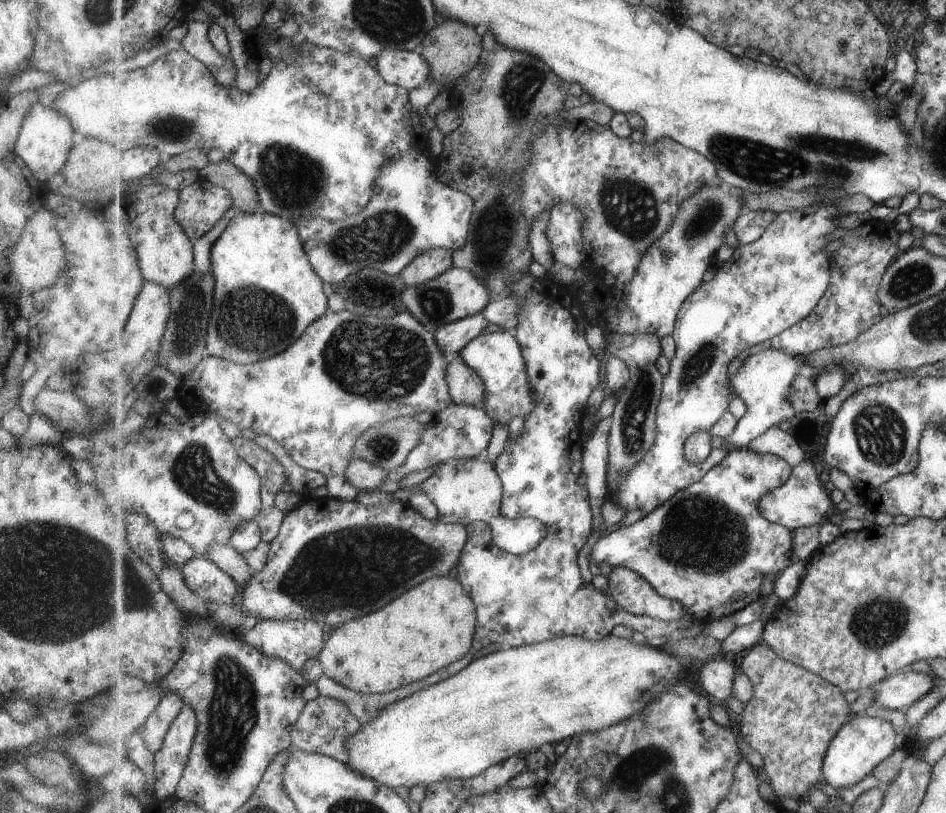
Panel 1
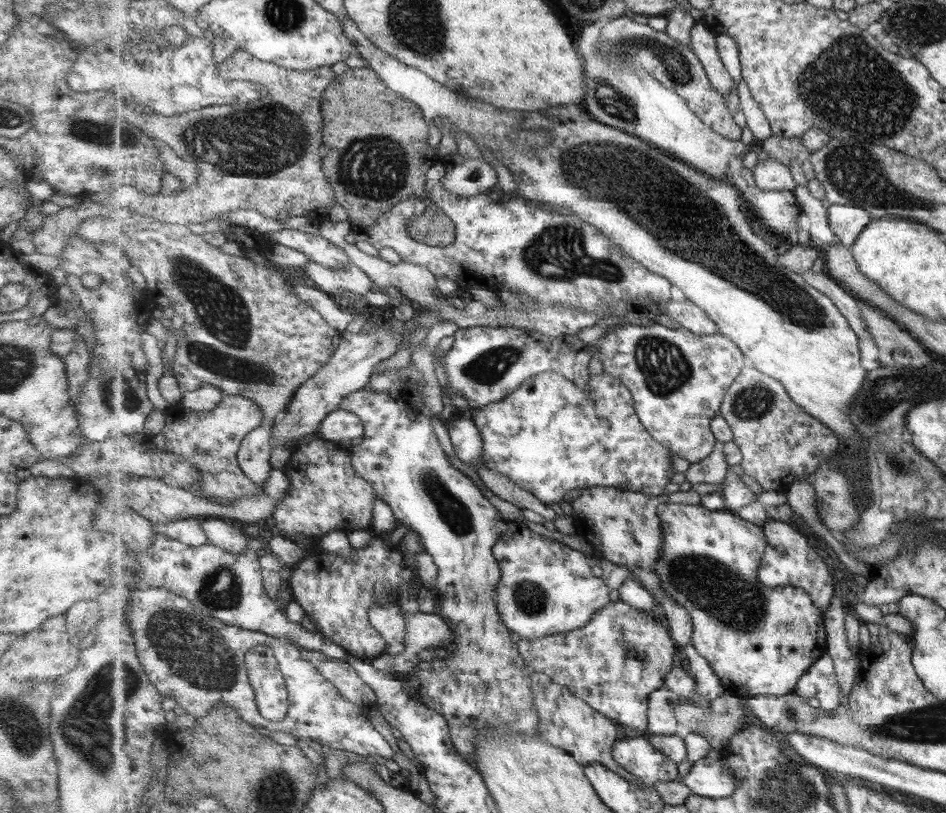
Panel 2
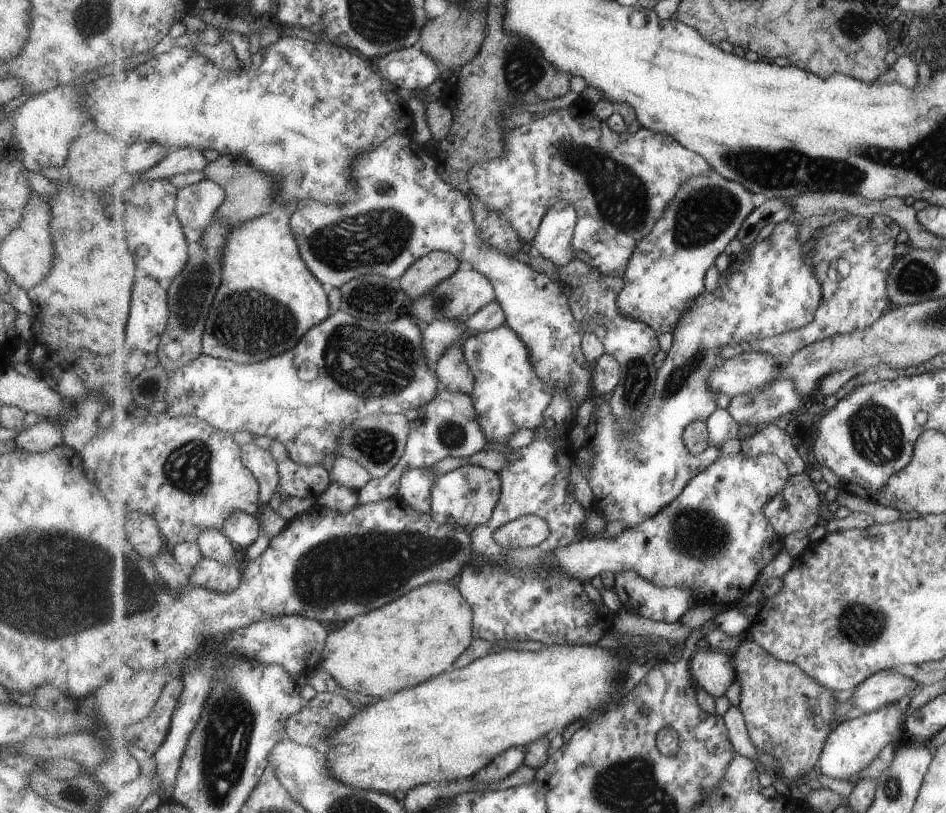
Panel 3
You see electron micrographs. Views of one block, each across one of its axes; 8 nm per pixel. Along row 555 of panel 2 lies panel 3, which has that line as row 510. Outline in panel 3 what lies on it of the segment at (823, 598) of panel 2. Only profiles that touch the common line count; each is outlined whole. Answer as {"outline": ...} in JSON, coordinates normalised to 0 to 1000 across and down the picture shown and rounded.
{"outline":[[[855,581],[837,584],[832,598],[807,625],[817,649],[831,661],[842,653],[858,652],[866,642],[871,610],[864,604]]]}

